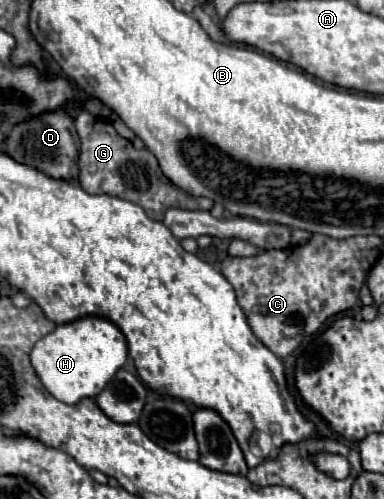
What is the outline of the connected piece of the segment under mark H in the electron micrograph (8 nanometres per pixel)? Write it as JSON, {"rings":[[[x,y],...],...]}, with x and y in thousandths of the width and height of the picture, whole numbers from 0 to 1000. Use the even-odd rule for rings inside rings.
{"rings":[[[216,633],[216,637],[201,637],[174,649],[148,649],[143,661],[128,665],[122,673],[102,677],[81,701],[81,729],[86,729],[107,770],[117,774],[117,782],[133,794],[143,794],[148,802],[159,802],[169,810],[195,810],[211,798],[247,798],[273,778],[273,770],[299,754],[310,733],[326,729],[326,721],[331,721],[331,681],[326,681],[320,665],[310,661],[305,649],[294,649],[289,641],[263,637],[263,633]]]}

